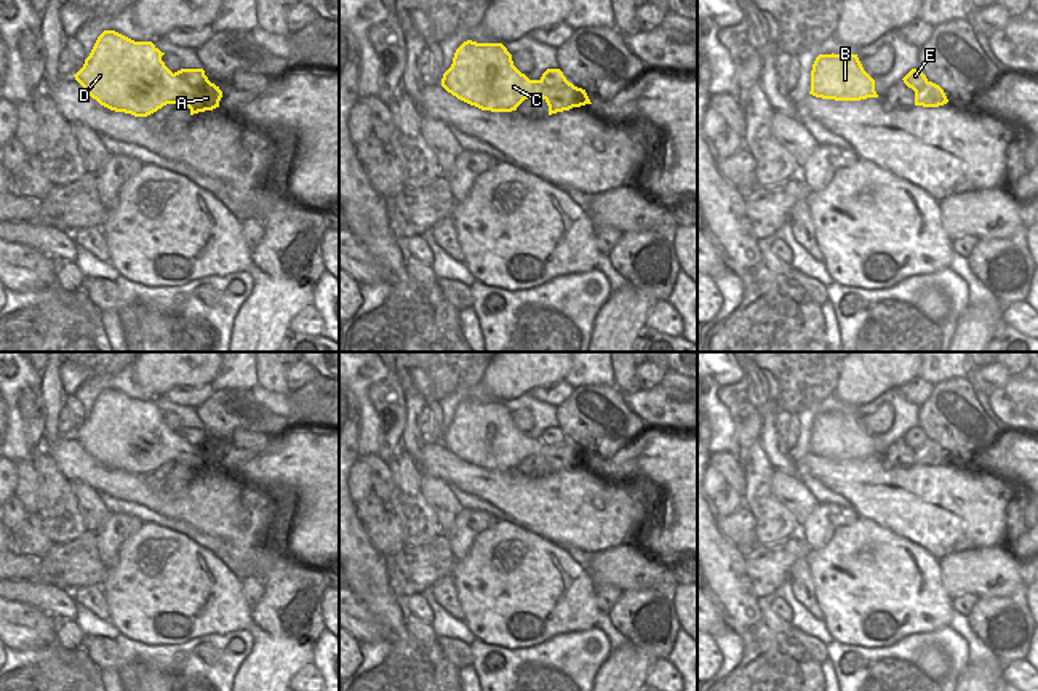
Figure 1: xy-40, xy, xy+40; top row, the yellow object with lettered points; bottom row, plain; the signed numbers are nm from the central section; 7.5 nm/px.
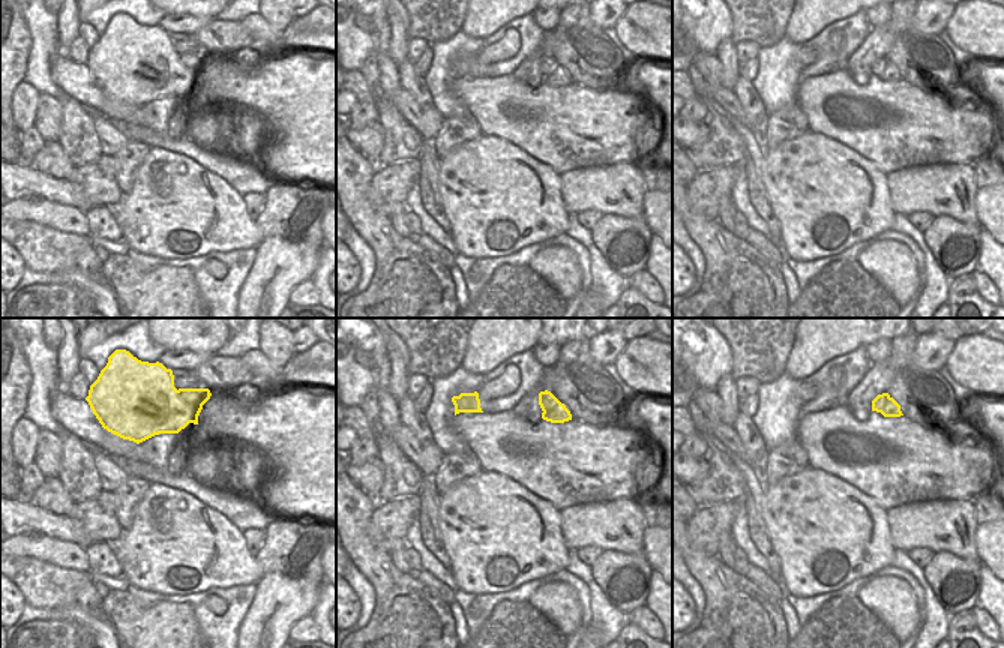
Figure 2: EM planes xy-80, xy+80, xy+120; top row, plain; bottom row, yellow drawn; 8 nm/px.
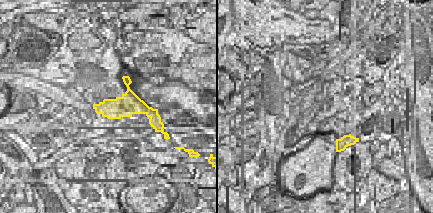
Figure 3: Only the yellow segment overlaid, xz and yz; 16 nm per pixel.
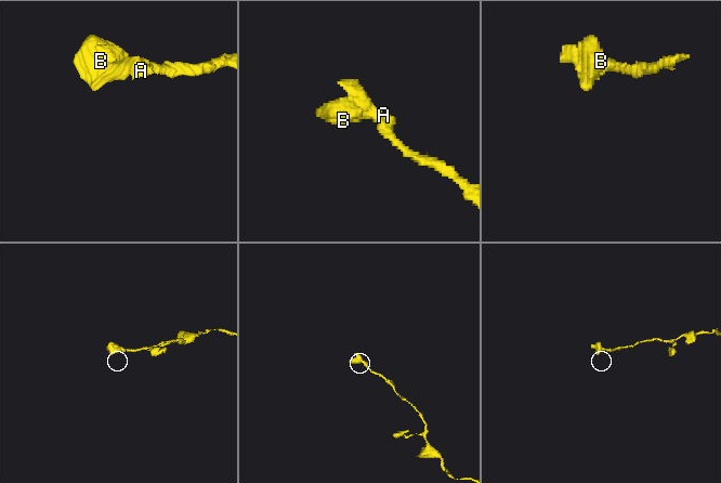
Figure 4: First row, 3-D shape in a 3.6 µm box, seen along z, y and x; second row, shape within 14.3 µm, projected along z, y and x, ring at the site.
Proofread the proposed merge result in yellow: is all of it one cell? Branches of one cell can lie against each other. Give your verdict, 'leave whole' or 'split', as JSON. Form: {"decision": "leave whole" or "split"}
{"decision": "split"}

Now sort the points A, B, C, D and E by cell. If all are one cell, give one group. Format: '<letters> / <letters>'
A B C D / E

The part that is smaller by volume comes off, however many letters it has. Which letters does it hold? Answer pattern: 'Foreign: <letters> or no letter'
Foreign: A, B, C, D

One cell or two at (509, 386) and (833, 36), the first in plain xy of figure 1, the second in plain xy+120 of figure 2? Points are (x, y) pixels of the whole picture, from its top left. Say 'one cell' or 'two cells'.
two cells

